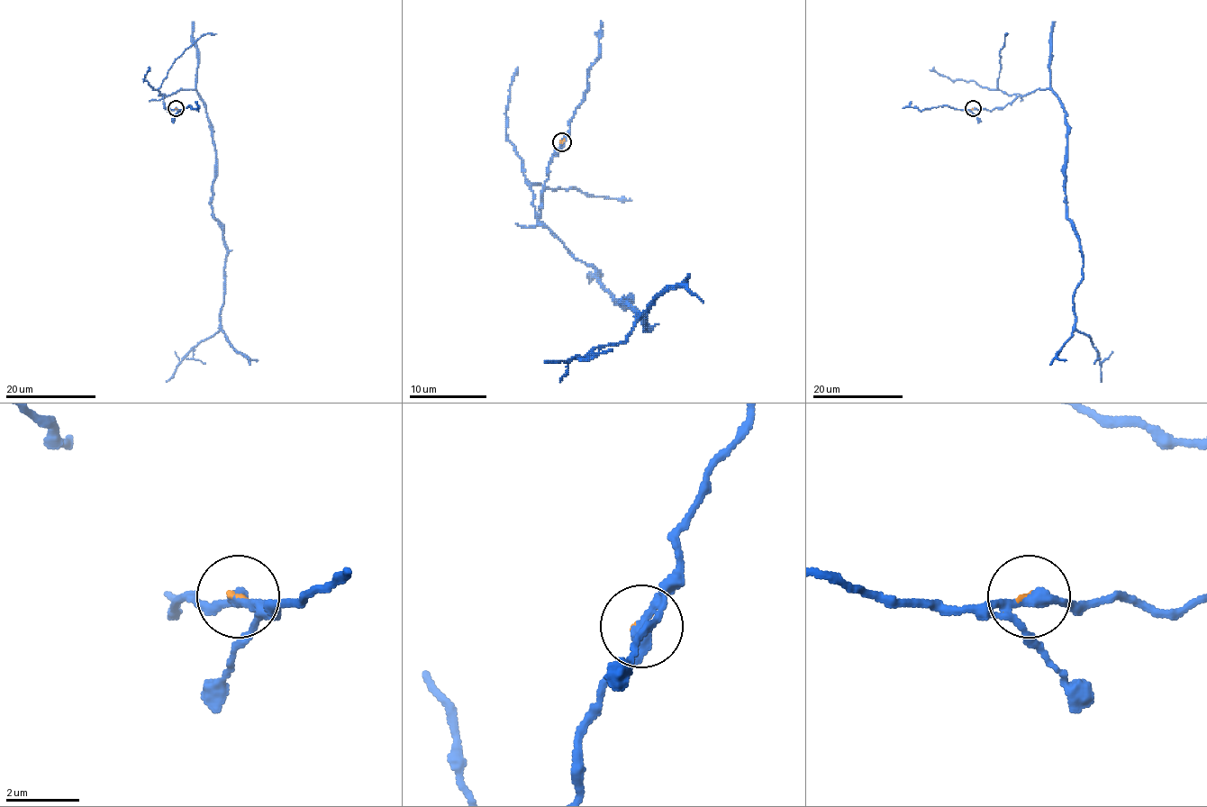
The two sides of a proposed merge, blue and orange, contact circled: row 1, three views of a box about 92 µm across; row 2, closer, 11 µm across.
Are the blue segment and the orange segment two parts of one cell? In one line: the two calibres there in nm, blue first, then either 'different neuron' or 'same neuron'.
240 nm thick on the blue side, 80 nm on the other; different neuron

